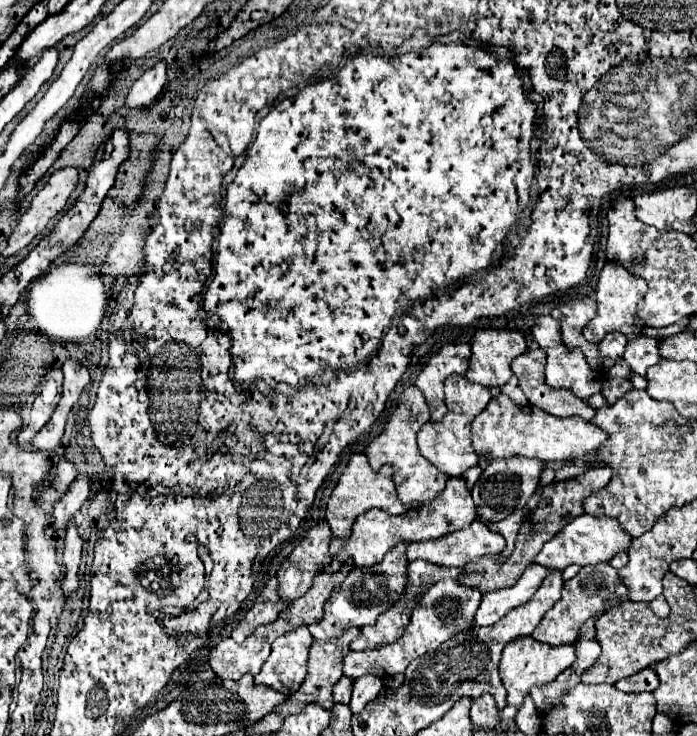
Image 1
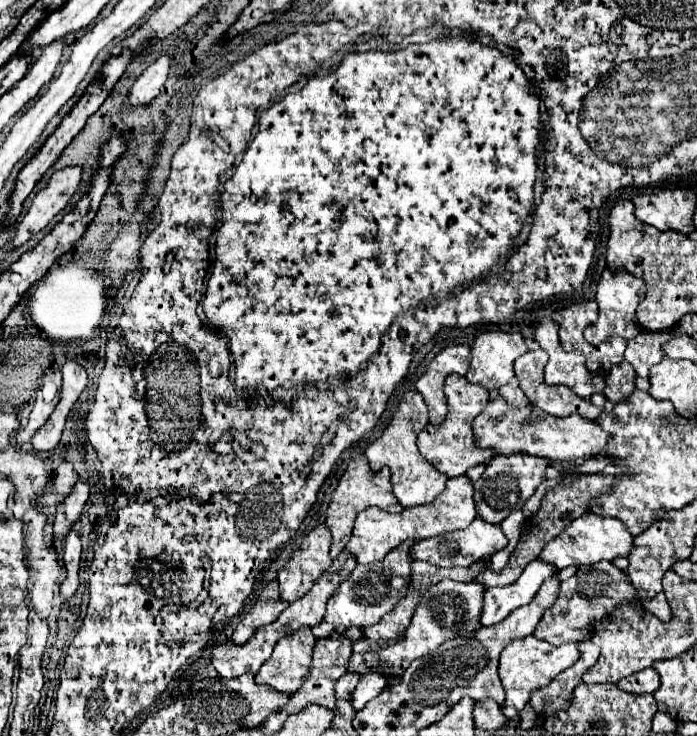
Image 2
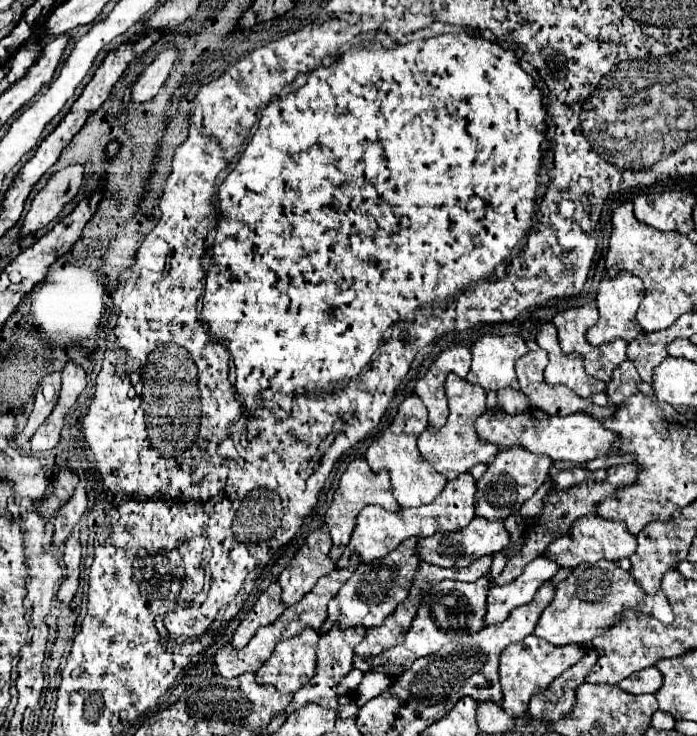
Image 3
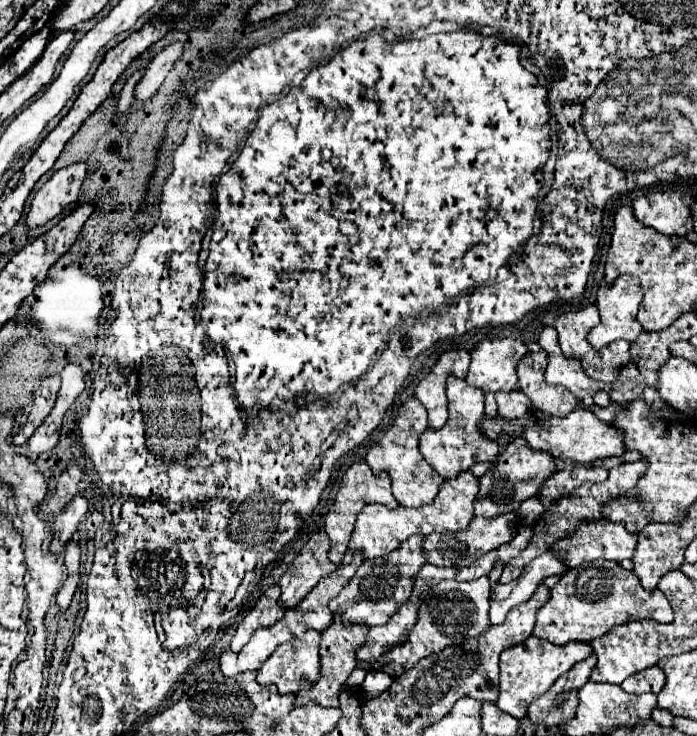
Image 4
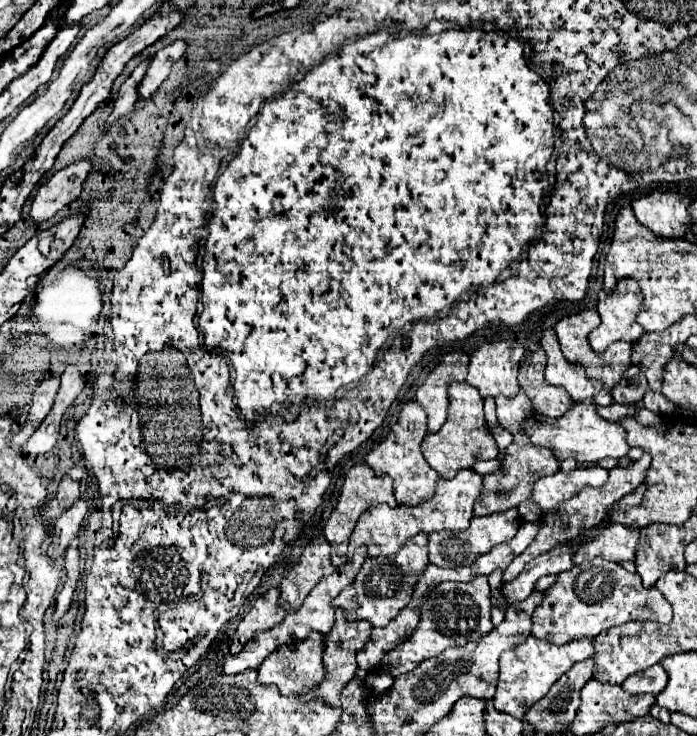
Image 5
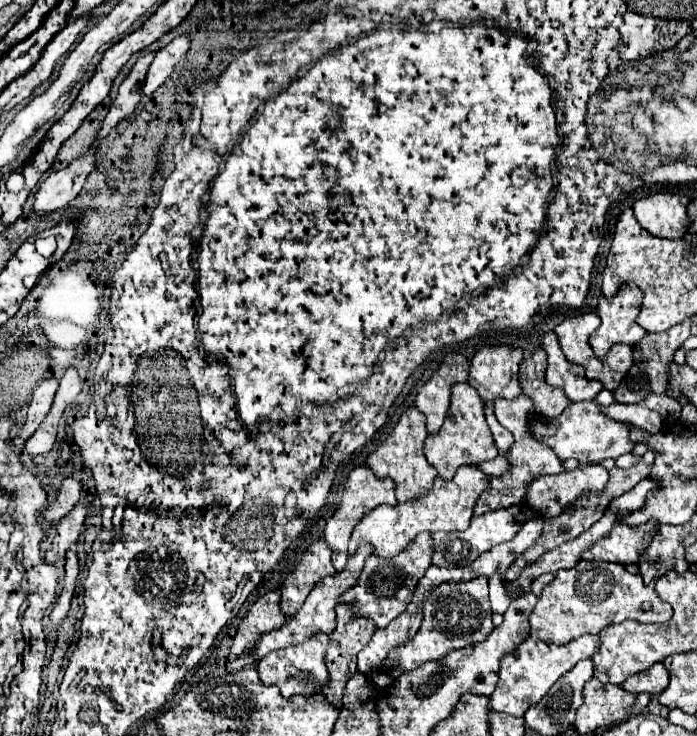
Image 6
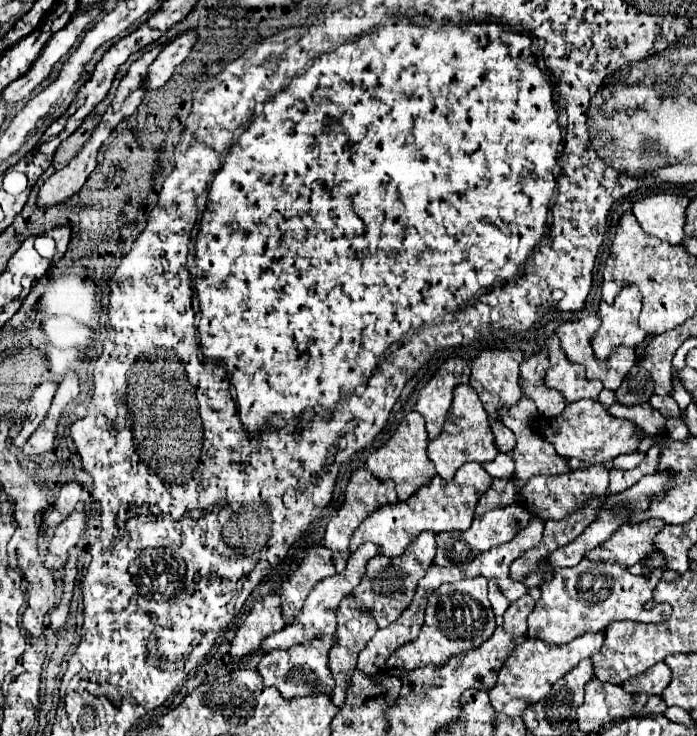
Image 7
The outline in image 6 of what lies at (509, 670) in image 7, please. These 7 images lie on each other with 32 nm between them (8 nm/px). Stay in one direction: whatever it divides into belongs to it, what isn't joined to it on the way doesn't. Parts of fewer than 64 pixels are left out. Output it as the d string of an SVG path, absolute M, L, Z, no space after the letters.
M582 636L564 645L546 643L528 637L514 652L500 660L500 680L490 698L496 712L506 712L510 716L524 716L526 708L540 702L552 688L552 684L576 666L576 662L590 658L598 650L598 636Z

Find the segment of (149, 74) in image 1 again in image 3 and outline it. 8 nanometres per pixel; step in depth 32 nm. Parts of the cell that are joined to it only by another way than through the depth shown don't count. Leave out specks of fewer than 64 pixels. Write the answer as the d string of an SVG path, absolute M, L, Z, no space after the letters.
M170 46L164 52L160 52L150 66L144 68L144 72L132 86L132 102L148 102L158 94L158 90L162 88L162 84L170 74L176 54L178 54L176 46Z

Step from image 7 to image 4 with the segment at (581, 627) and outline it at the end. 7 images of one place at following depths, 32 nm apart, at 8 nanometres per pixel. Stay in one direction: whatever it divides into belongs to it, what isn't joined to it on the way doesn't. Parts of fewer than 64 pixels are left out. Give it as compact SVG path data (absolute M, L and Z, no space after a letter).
M596 560L580 564L560 578L560 582L552 588L550 600L538 612L534 634L552 644L564 646L568 642L590 642L608 632L612 626L640 618L654 618L668 624L674 620L674 614L670 602L660 590L646 592L640 586L640 580L632 572L620 568L620 564Z

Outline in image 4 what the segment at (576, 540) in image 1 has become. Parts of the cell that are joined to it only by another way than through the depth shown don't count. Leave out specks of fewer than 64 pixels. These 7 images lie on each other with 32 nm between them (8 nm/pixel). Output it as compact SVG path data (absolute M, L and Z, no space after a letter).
M584 520L584 524L578 524L576 532L570 538L558 540L556 544L552 544L554 552L560 552L560 556L564 556L564 564L568 564L570 568L580 566L582 562L594 562L598 558L604 560L614 560L614 562L622 562L626 558L632 558L632 552L636 548L636 534L630 534L622 524L618 522L610 522L610 520Z

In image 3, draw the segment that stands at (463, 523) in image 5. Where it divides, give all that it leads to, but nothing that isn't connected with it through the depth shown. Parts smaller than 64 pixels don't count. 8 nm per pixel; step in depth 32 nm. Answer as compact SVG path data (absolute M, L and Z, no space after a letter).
M460 474L454 480L448 480L446 488L436 496L432 504L418 506L418 508L402 508L400 512L388 512L380 506L366 506L358 518L356 526L348 544L348 550L356 552L360 556L360 562L368 564L372 560L382 560L388 552L398 548L400 542L406 538L426 538L436 532L456 532L462 530L470 524L470 520L476 516L474 514L474 494L476 494L476 484L470 474Z

